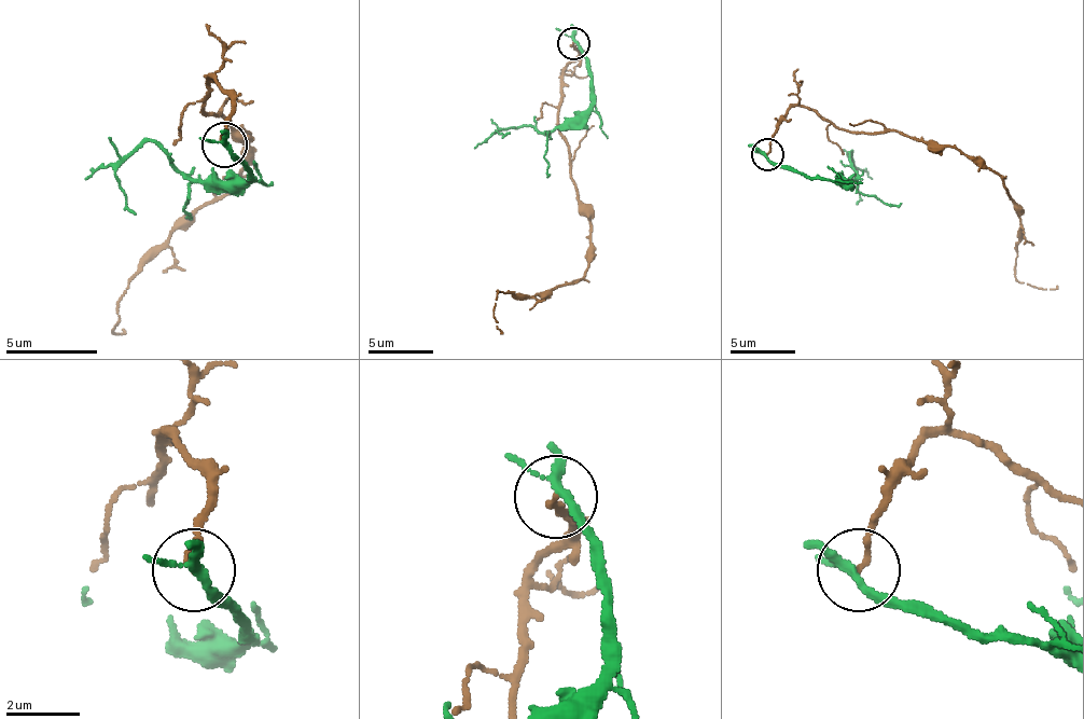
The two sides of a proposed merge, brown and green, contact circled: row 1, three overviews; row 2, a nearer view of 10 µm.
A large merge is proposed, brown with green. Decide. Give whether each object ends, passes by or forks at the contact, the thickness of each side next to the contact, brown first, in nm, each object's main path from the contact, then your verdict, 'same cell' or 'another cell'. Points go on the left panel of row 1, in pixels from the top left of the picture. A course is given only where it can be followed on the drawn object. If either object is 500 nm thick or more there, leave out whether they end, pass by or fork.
brown ends | green forks | 170/180 nm | brown via (223, 143), (232, 97), (209, 74), (205, 111), (246, 134), (246, 166), (127, 285), (113, 330), (127, 330) | green via (223, 143), (241, 166), (246, 180), (186, 180), (146, 143), (117, 170), (127, 207), (136, 216) | another cell

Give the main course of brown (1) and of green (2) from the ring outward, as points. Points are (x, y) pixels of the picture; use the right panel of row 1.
1: (766, 153), (779, 121), (805, 105), (847, 130), (903, 130), (977, 156), (1019, 218), (1016, 277), (1058, 287)
2: (766, 153), (782, 169), (831, 179), (853, 179), (850, 153), (860, 198), (857, 205)

